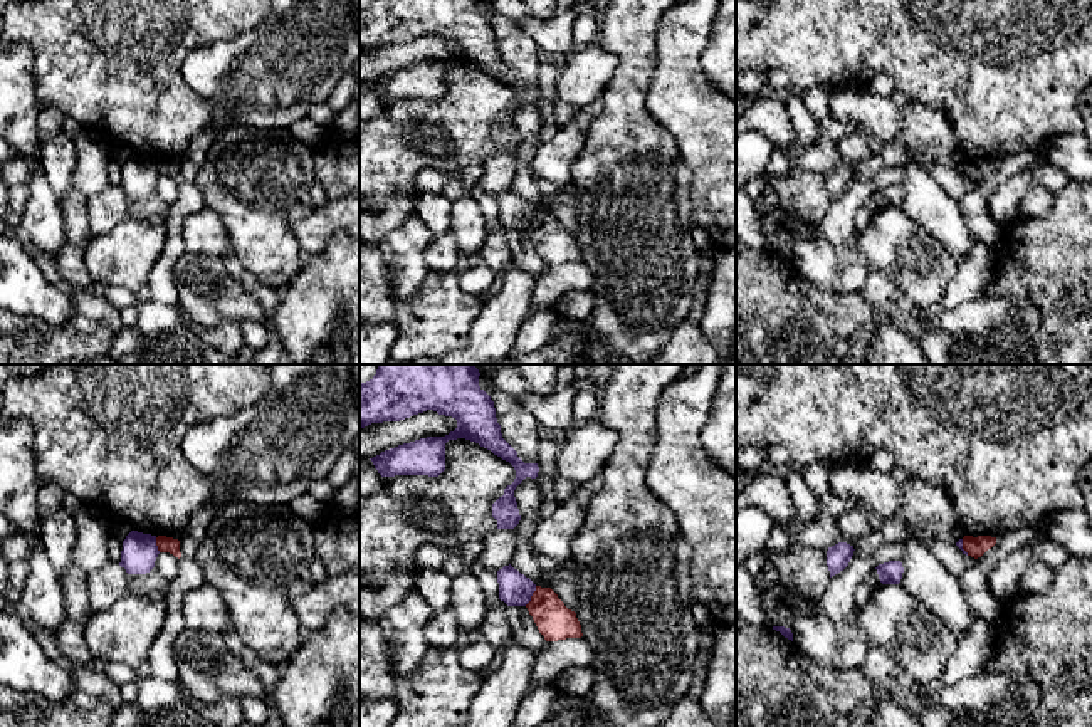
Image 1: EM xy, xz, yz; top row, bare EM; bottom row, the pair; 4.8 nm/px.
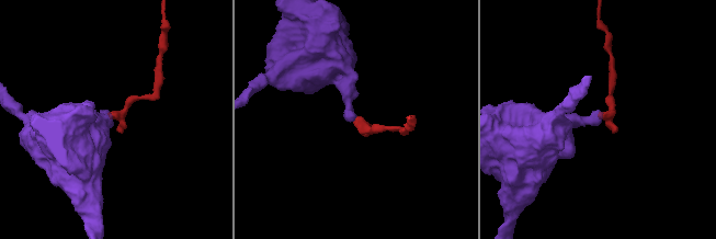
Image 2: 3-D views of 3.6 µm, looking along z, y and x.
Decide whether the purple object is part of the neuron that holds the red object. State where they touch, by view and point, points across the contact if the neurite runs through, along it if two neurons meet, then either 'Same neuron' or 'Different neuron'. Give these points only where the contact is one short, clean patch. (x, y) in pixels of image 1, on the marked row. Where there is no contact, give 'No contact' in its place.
Touches red at xz (531, 596). Boundary: xz (536, 586), (524, 605). Different neuron

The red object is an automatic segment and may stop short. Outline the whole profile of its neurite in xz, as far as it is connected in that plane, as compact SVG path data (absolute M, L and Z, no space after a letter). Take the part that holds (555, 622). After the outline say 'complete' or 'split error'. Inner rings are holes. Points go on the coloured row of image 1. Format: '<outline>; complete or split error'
M536 586L526 608L546 641L583 636L576 613L551 588Z; complete

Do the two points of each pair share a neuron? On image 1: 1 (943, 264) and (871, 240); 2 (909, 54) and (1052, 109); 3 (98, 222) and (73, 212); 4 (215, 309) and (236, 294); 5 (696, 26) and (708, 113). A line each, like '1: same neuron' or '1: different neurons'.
1: same neuron
2: same neuron
3: different neurons
4: same neuron
5: same neuron

